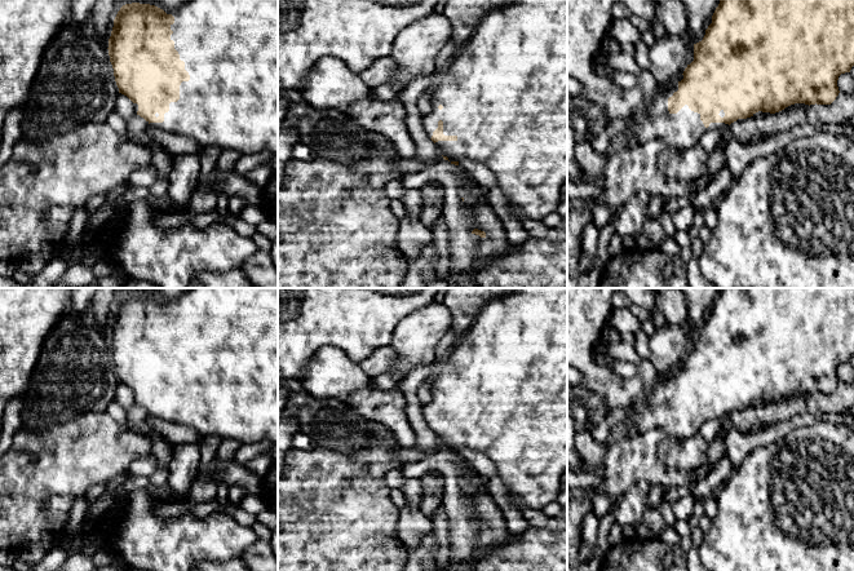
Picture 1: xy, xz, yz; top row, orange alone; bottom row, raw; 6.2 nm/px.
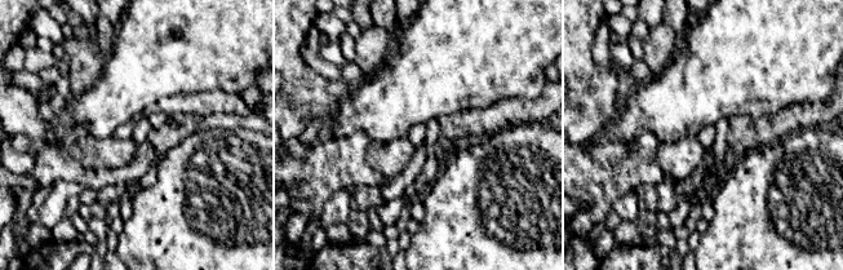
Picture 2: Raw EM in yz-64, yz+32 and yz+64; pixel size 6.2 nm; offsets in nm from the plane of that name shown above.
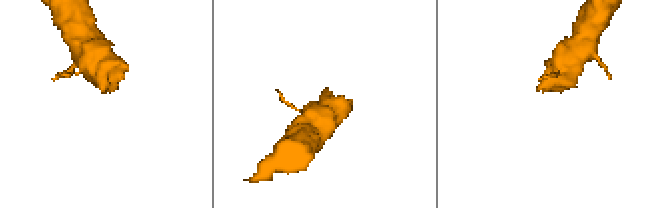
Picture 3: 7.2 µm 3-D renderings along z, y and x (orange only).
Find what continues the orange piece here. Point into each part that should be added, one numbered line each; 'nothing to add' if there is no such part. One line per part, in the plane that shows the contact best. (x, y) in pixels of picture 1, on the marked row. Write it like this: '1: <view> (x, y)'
1: xy (229, 47)

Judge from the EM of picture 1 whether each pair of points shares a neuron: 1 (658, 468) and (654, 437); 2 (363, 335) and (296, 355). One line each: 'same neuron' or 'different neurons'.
1: same neuron
2: same neuron

